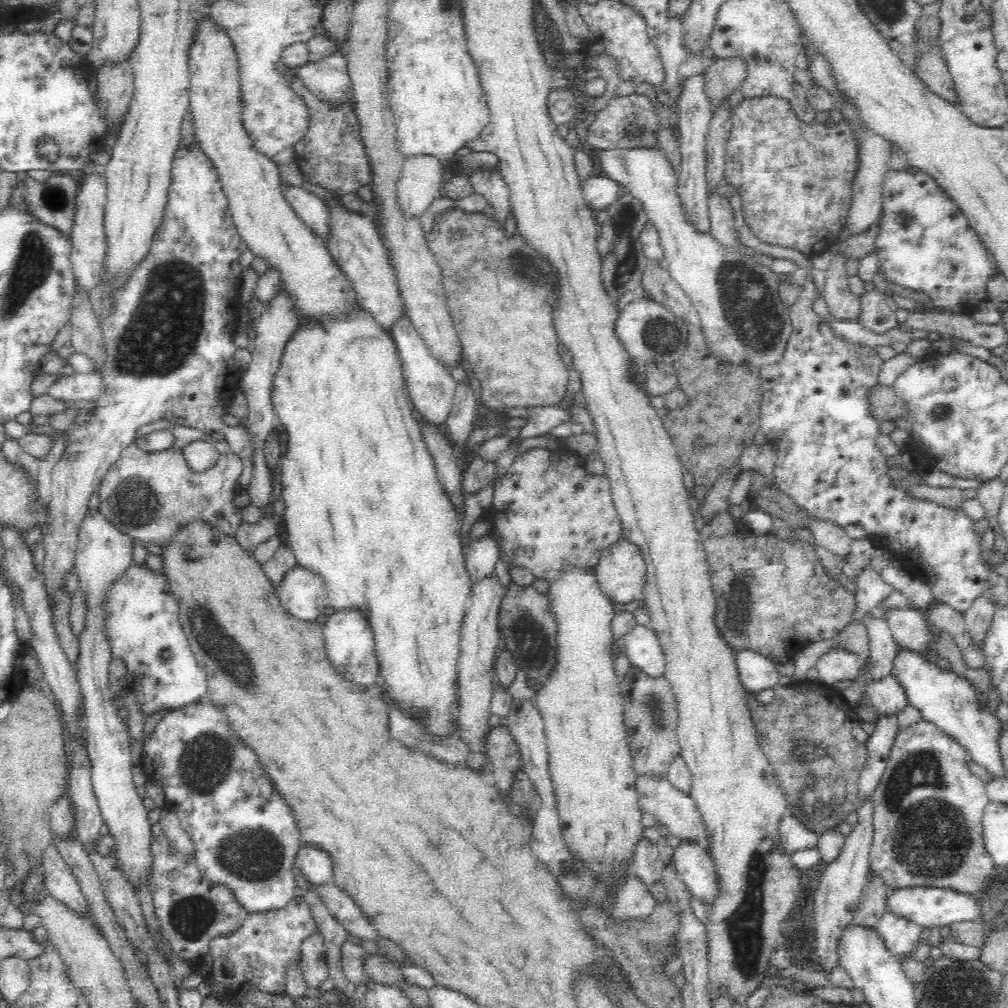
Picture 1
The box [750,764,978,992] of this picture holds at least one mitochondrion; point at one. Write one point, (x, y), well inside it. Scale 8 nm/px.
(810, 806)

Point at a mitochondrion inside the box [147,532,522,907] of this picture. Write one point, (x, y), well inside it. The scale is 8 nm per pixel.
(253, 855)

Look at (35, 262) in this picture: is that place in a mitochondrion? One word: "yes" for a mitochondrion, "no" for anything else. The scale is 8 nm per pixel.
yes

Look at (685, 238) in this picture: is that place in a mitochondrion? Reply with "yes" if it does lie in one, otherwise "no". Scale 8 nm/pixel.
no

